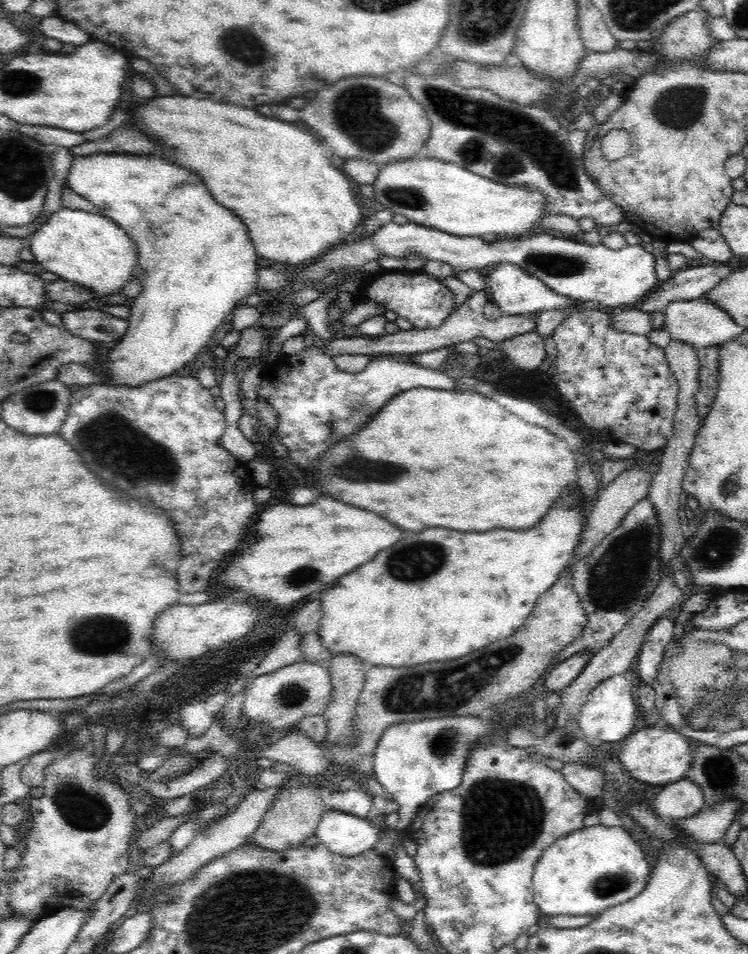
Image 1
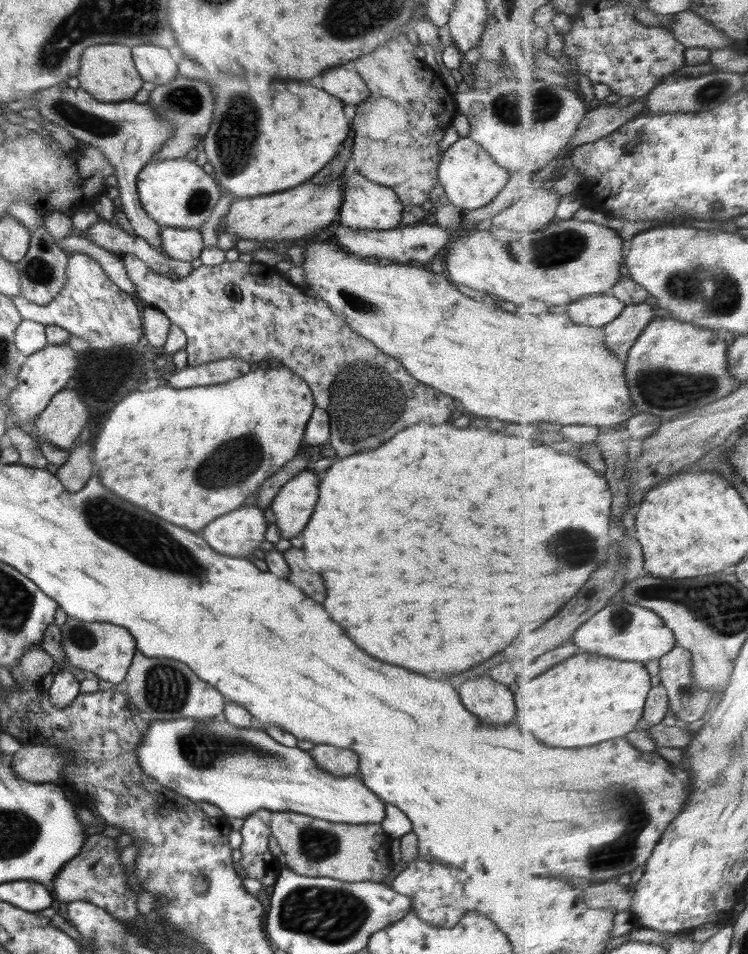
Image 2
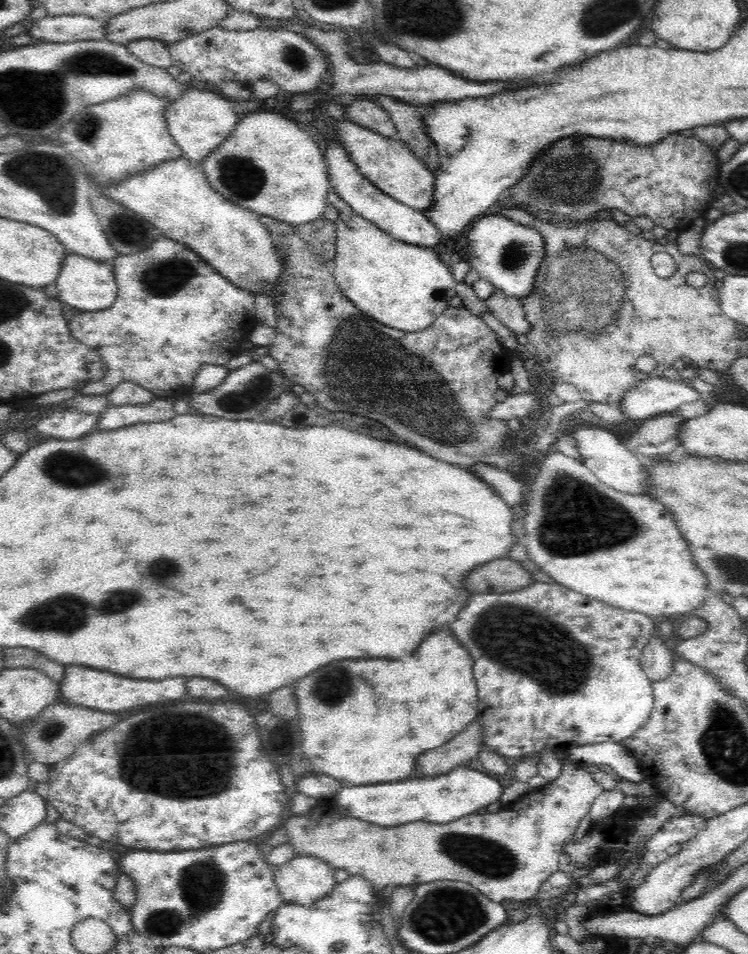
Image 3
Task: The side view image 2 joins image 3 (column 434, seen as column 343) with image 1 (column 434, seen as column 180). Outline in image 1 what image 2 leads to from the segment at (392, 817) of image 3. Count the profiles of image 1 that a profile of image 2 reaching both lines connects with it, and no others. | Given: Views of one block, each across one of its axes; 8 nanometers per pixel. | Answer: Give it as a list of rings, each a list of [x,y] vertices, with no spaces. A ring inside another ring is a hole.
[[[451,716],[431,718],[418,722],[405,722],[388,726],[384,730],[376,752],[374,752],[374,776],[386,792],[389,792],[399,804],[399,820],[395,831],[406,830],[420,806],[436,794],[454,790],[460,786],[464,776],[464,766],[476,744],[498,737],[503,729],[502,720],[484,716]]]

